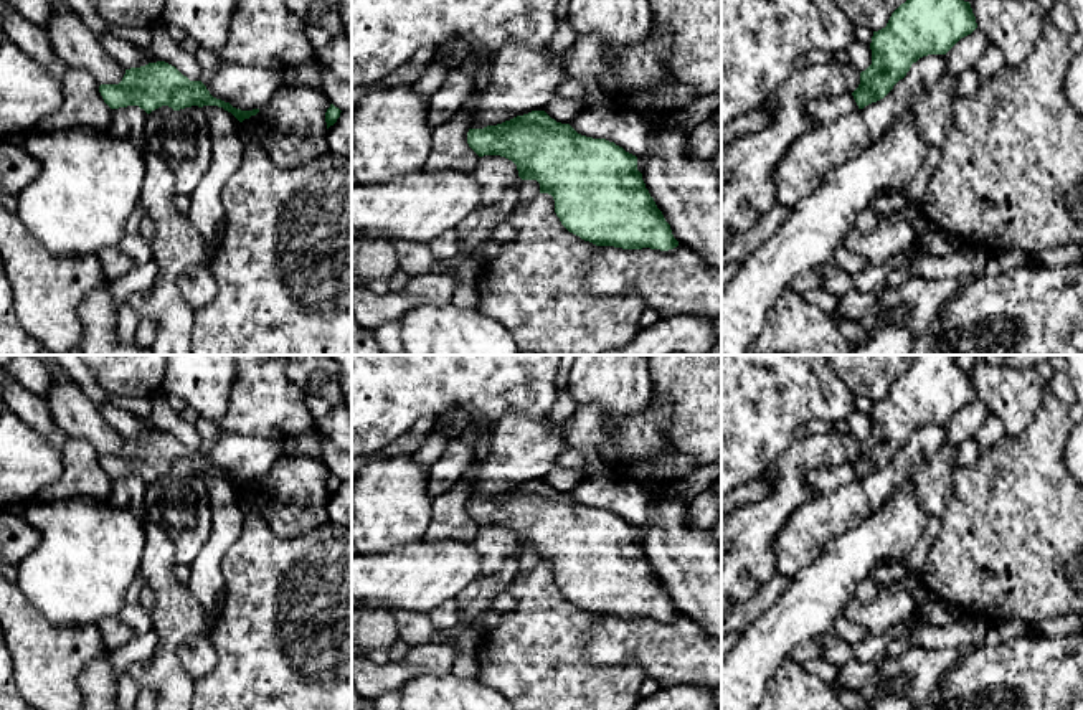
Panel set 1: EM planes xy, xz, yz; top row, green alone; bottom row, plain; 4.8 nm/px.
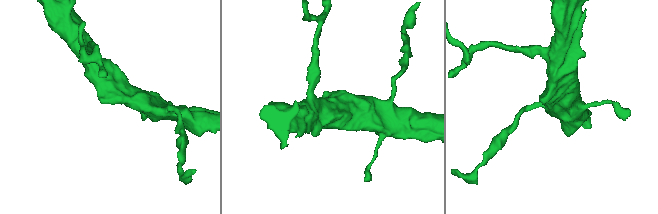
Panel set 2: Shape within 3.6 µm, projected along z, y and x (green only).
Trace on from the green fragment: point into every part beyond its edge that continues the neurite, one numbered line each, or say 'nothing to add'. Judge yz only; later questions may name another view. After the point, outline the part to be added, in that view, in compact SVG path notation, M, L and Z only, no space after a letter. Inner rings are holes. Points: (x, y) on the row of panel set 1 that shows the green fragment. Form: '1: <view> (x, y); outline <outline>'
1: yz (829, 109); outline M852 94L824 97L806 104L806 112L816 124L830 124L858 111Z

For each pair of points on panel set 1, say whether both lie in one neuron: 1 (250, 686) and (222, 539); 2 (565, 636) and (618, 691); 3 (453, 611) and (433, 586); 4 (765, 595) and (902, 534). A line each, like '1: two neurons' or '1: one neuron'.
1: two neurons
2: one neuron
3: two neurons
4: two neurons

